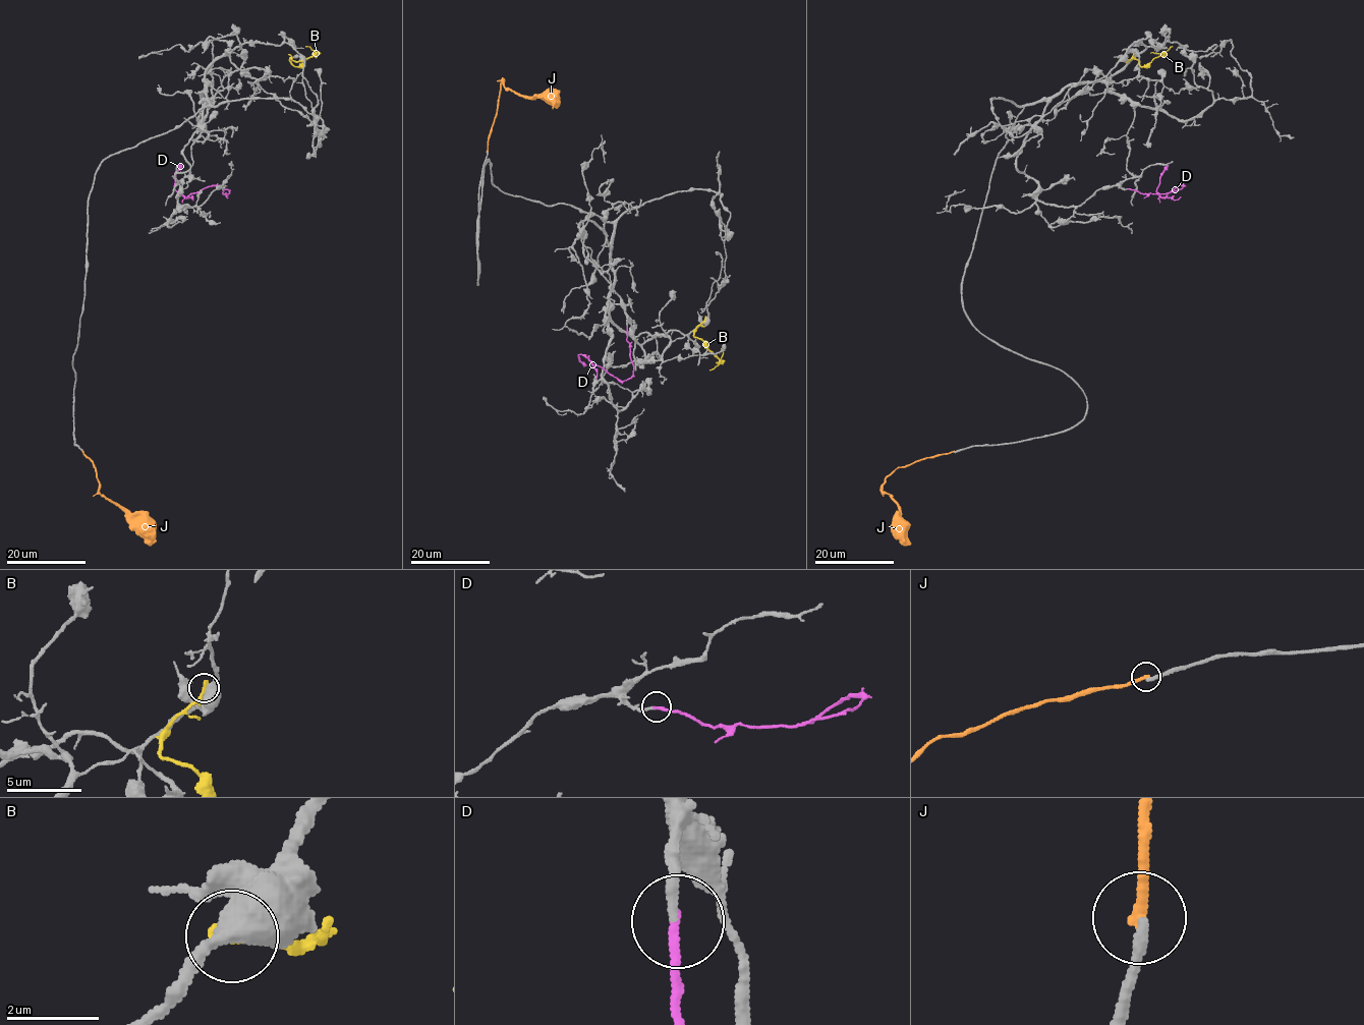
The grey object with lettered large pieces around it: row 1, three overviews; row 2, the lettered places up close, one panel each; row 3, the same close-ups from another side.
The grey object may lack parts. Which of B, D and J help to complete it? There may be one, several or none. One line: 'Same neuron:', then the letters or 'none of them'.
Same neuron: D

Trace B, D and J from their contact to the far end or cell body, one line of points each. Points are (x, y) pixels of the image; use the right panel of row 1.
B: (1121, 61), (1134, 59), (1144, 66), (1172, 46)
D: (1128, 188), (1153, 194), (1180, 189), (1183, 186), (1176, 187), (1164, 197), (1156, 189), (1168, 164)
J: (954, 451), (899, 466), (883, 486), (883, 491), (894, 499), (899, 509), (899, 533), (910, 545)

